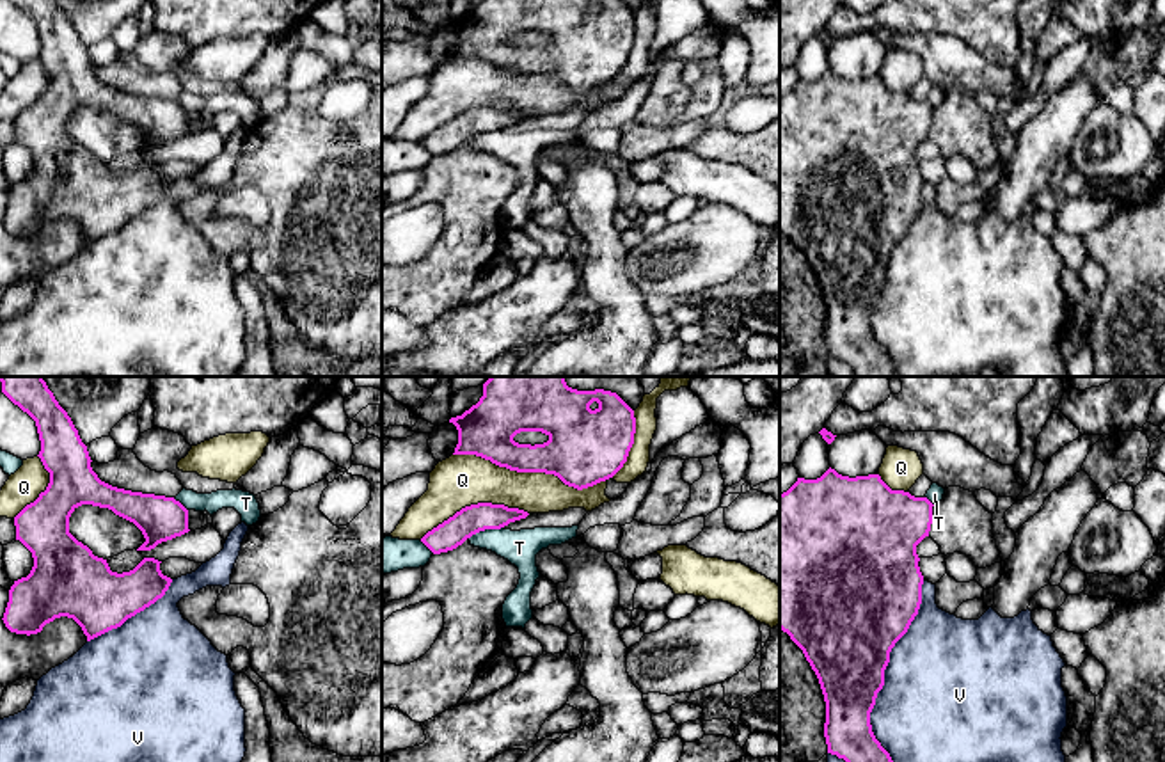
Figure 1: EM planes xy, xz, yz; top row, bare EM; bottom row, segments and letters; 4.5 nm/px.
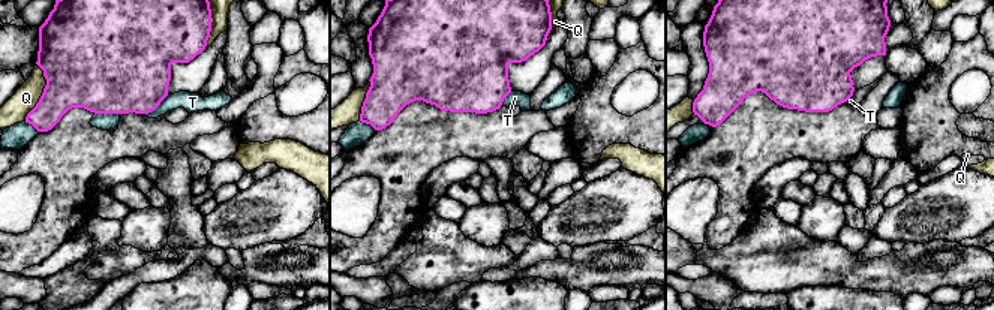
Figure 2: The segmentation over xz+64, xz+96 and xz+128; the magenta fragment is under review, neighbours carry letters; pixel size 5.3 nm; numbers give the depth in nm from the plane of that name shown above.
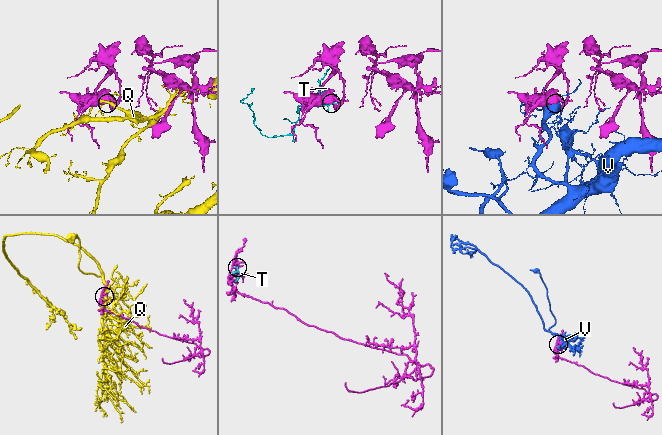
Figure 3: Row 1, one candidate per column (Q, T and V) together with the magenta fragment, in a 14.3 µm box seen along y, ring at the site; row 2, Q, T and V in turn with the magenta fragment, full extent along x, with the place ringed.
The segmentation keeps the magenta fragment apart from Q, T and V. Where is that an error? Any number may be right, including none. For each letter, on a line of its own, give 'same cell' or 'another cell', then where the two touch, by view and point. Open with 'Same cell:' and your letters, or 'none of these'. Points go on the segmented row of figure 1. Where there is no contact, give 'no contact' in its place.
Same cell: none of these
Q: another cell; meets magenta in xz at (530, 471)
T: another cell; meets magenta in xz at (485, 528)
V: another cell; meets magenta in yz at (885, 668)

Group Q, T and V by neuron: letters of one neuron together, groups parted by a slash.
Q / T / V

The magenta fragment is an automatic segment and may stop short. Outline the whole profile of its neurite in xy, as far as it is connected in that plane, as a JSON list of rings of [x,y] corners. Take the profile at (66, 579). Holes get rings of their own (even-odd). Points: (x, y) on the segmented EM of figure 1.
[[[0,377],[2,393],[37,426],[39,458],[50,483],[16,517],[16,540],[34,558],[27,577],[14,581],[4,623],[16,634],[37,634],[55,618],[73,618],[87,641],[121,627],[165,595],[172,579],[155,558],[144,558],[130,572],[112,572],[107,560],[69,533],[69,517],[82,504],[108,508],[133,522],[146,542],[137,551],[188,533],[188,510],[174,497],[112,487],[91,467],[67,412],[43,377]]]

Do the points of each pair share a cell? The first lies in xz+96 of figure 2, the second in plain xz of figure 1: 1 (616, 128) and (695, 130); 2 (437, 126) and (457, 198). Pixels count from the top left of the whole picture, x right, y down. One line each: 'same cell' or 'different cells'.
1: different cells
2: same cell

